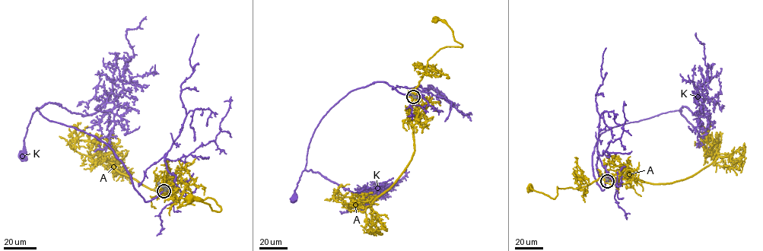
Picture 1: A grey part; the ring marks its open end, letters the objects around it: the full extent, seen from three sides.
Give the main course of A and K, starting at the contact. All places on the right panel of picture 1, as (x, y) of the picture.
A: (607, 181), (599, 178), (578, 188), (557, 187), (557, 195), (554, 198), (529, 187)
K: (607, 181), (602, 190), (594, 177), (592, 154), (599, 135), (613, 127), (678, 110), (710, 149)

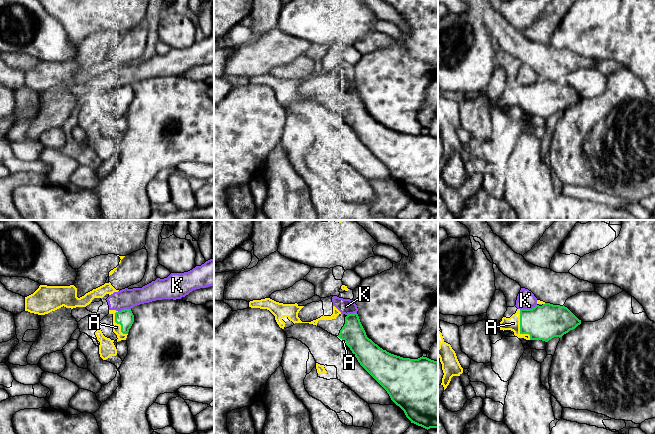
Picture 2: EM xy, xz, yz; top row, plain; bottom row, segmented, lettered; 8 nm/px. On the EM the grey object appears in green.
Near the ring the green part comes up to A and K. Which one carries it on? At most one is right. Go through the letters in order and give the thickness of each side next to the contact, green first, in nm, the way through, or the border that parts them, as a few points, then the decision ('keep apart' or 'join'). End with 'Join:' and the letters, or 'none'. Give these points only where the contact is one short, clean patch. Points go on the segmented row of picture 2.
A: 280/110 nm | keep apart
K: 280/140 nm | keep apart
Join: none

